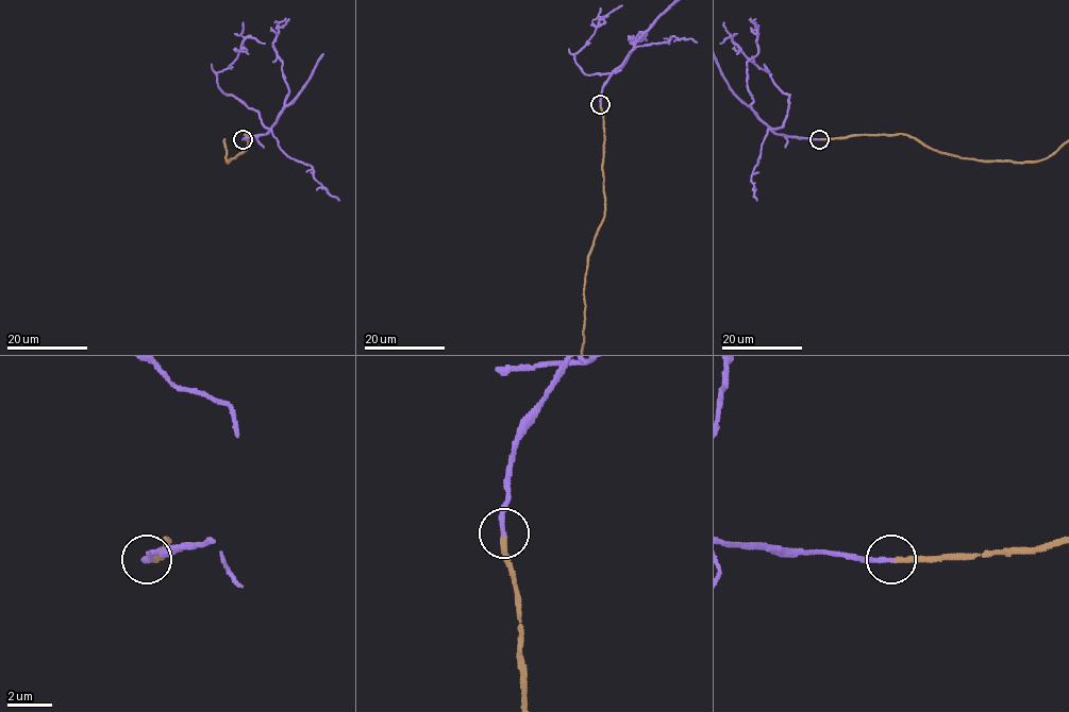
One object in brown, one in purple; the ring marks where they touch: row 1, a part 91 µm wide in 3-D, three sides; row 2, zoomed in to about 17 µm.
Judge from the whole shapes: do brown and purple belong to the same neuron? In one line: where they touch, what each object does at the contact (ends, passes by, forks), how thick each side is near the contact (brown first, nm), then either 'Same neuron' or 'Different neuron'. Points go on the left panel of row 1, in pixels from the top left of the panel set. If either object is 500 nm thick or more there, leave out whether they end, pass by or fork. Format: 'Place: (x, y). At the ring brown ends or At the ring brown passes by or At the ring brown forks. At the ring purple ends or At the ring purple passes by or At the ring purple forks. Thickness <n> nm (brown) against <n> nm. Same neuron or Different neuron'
Place: (243, 139). At the ring brown ends. At the ring purple ends. Thickness 240 nm (brown) against 240 nm. Same neuron

